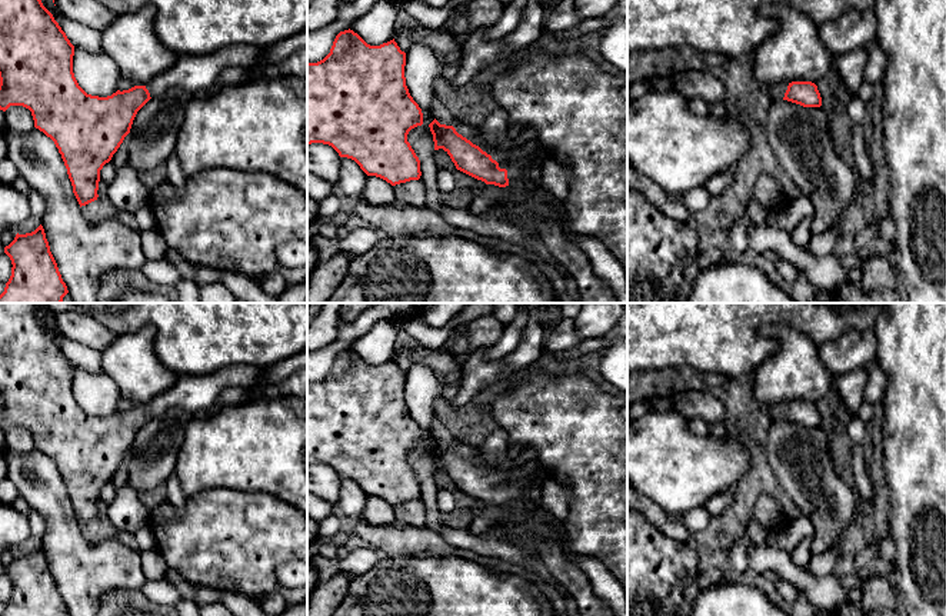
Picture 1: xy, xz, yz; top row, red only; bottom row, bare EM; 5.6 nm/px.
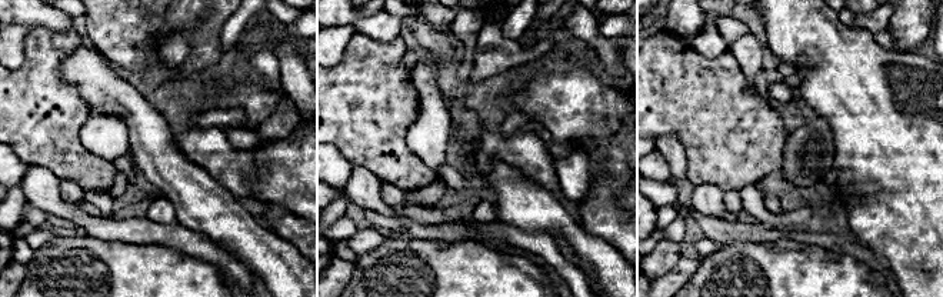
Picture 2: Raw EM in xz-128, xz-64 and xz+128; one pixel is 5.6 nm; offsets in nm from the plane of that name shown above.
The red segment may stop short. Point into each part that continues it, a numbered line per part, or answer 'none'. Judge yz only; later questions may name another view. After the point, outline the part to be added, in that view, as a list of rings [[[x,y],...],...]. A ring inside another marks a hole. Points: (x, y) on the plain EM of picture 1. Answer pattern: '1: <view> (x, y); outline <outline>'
1: yz (778, 410); outline [[[787,402],[772,404],[770,409],[769,409],[769,412],[770,412],[770,420],[783,420],[785,413],[787,410],[787,406],[789,406]]]

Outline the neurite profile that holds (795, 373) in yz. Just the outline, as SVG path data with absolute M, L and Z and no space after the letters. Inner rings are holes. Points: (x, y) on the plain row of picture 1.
M785 323L767 324L759 334L776 340L780 347L756 370L753 397L767 406L782 402L817 403L832 394L836 376L823 364L817 344L805 333Z

